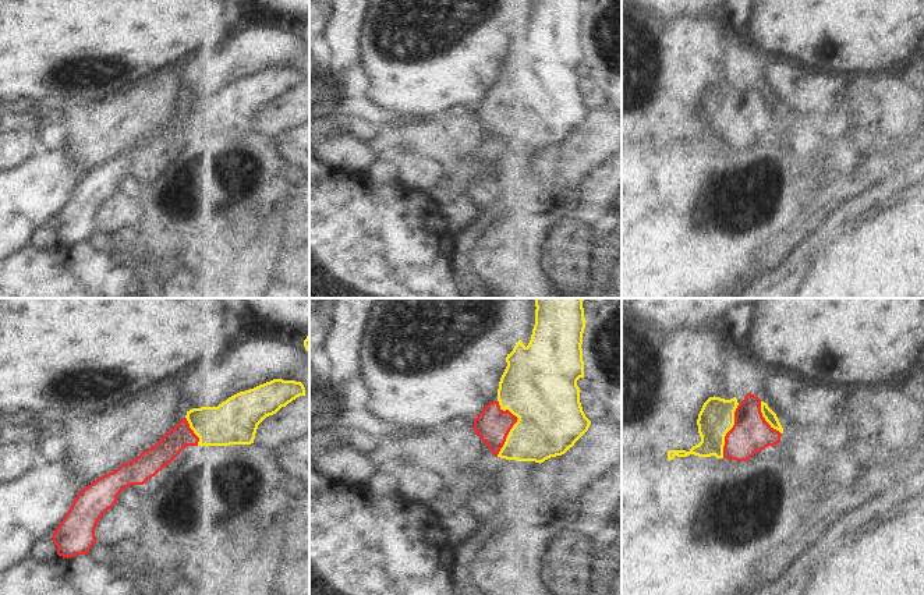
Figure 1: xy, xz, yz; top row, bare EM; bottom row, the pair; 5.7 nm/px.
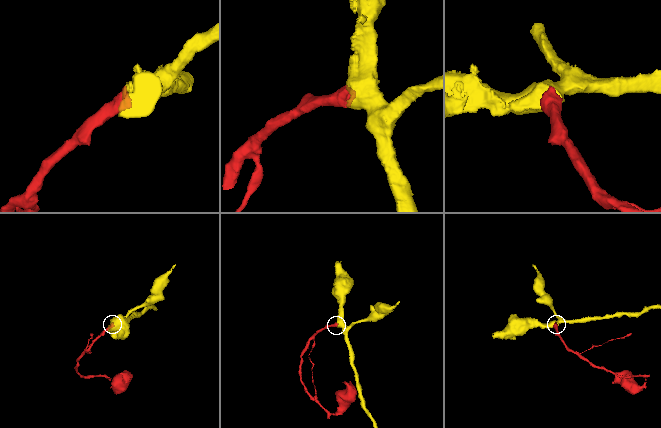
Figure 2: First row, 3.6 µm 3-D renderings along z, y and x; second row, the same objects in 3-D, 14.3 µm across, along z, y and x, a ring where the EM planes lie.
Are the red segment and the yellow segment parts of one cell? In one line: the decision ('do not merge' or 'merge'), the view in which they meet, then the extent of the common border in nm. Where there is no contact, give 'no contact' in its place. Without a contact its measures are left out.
merge | xz | 320 nm

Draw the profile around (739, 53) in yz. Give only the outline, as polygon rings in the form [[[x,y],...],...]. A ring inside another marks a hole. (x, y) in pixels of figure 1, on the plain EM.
[[[737,17],[733,22],[726,22],[726,38],[723,40],[723,53],[727,63],[744,78],[744,82],[737,85],[740,92],[746,82],[750,81],[755,65],[755,53],[744,38],[744,20]]]

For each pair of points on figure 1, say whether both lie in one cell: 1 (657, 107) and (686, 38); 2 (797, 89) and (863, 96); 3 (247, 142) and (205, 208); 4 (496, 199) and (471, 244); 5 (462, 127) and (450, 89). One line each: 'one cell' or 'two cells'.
1: one cell
2: one cell
3: one cell
4: one cell
5: two cells

